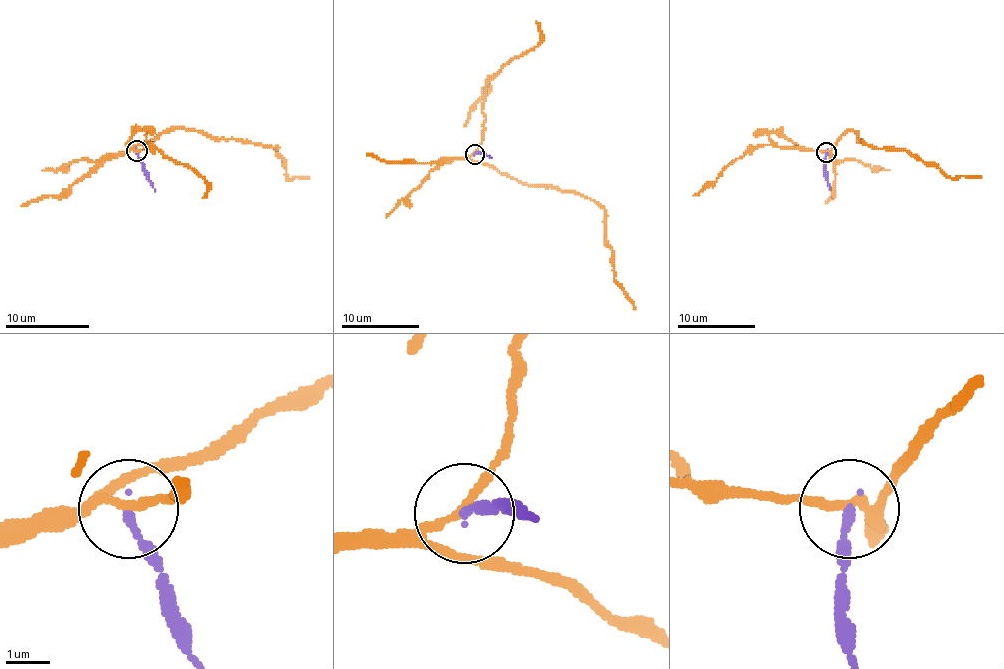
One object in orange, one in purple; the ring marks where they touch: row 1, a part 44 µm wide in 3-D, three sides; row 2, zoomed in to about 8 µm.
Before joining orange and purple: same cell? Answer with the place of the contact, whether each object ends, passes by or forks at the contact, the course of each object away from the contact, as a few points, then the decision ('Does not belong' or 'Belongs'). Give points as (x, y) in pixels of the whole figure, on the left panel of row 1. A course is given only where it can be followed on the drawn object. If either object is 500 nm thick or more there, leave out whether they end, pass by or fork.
Place: (136, 151). At the ring orange passes by. At the ring purple ends. Course of orange: (136, 151), (132, 149), (136, 145), (157, 139), (165, 131), (194, 131), (276, 147), (288, 179), (309, 179). Course of purple: (136, 151), (155, 191). Does not belong

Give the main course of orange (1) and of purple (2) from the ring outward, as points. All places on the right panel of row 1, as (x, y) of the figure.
1: (825, 152), (849, 131), (882, 148), (909, 150), (934, 162), (948, 176), (981, 178)
2: (825, 152), (825, 178), (829, 189)

